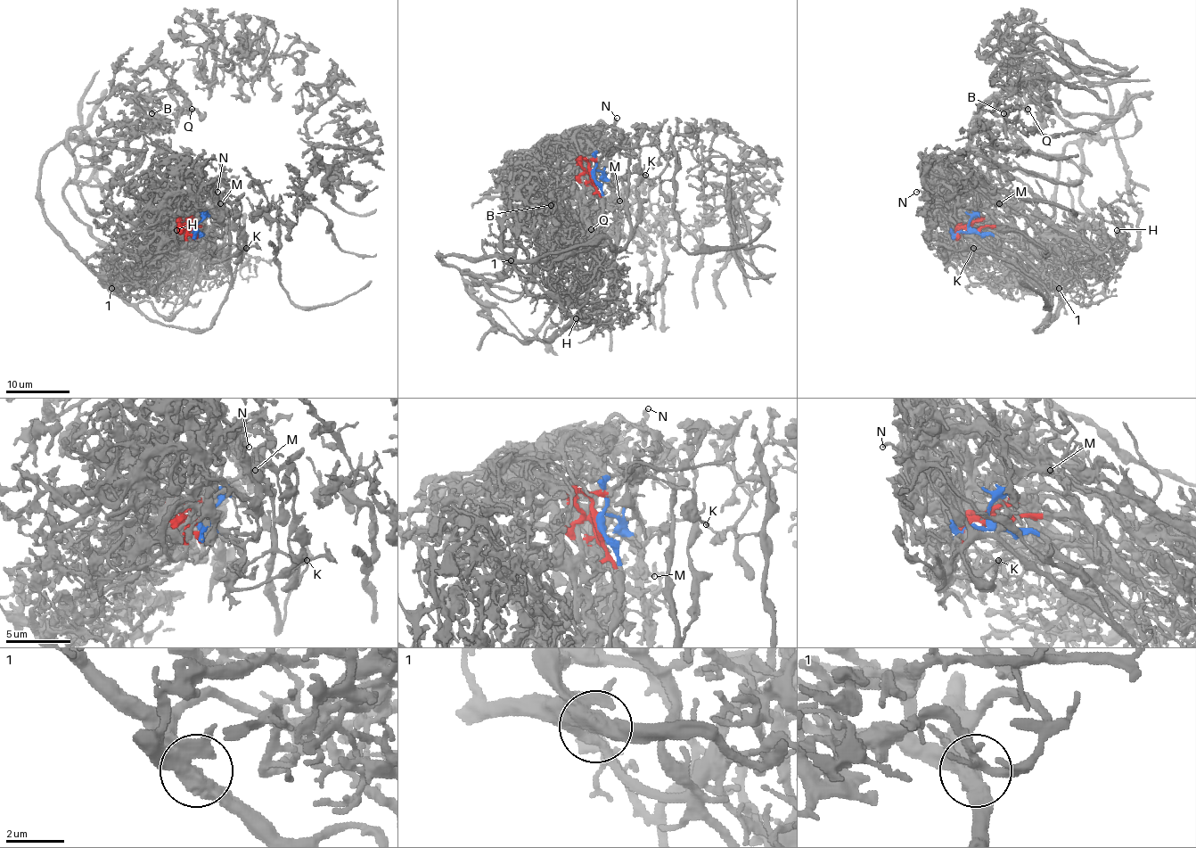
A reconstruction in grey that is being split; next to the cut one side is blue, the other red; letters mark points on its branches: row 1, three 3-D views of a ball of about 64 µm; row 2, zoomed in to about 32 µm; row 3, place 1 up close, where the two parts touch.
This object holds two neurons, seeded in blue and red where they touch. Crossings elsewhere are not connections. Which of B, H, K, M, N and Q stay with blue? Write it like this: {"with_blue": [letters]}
{"with_blue": ["B", "K", "M", "N", "Q"]}

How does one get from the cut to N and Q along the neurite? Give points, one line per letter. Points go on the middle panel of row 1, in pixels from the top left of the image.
N: (591, 174), (602, 225), (588, 249), (562, 252), (605, 238), (618, 251), (629, 238), (628, 152), (617, 118)
Q: (591, 174), (602, 225), (588, 249), (528, 260), (439, 259), (530, 339), (574, 279), (572, 220), (591, 230)

